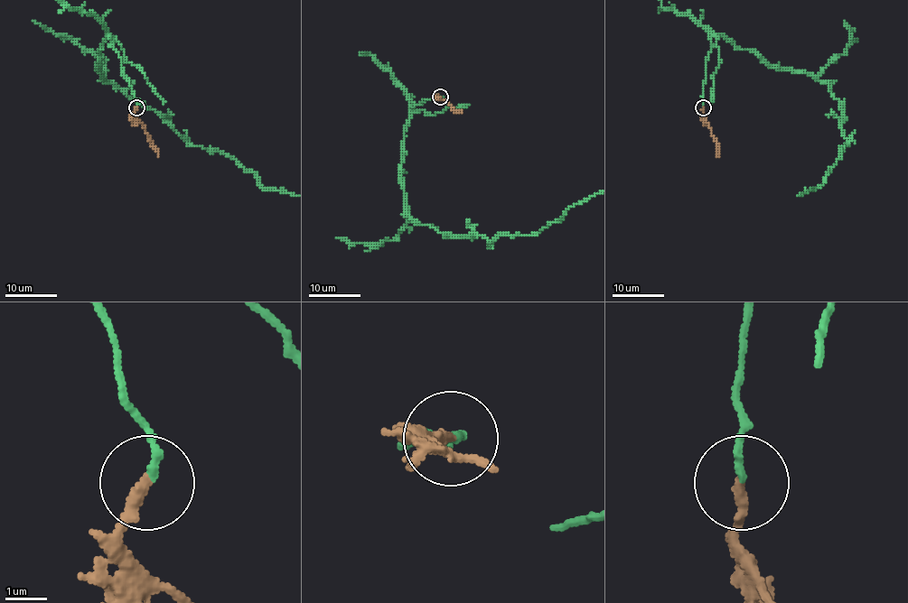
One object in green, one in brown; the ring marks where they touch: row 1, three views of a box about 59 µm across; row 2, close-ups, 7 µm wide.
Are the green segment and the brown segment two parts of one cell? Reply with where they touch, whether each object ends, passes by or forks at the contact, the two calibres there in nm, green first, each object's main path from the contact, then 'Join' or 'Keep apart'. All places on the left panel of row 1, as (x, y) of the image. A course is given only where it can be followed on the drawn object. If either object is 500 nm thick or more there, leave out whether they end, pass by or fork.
Place: (136, 107). At the ring green ends. At the ring brown ends. Thickness 170 nm (green) against 280 nm. Course of green: (136, 107), (107, 34), (97, 69), (108, 83), (187, 142), (233, 157), (263, 189). Course of brown: (136, 107), (134, 116), (143, 125), (158, 156). Join

